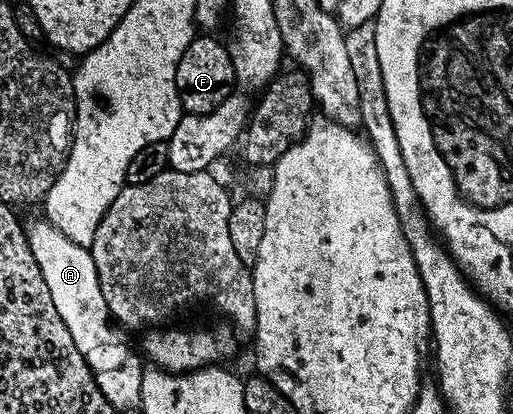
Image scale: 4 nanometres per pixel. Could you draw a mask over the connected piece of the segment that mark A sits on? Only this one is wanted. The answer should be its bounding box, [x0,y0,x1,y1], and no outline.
[25,219,125,355]

